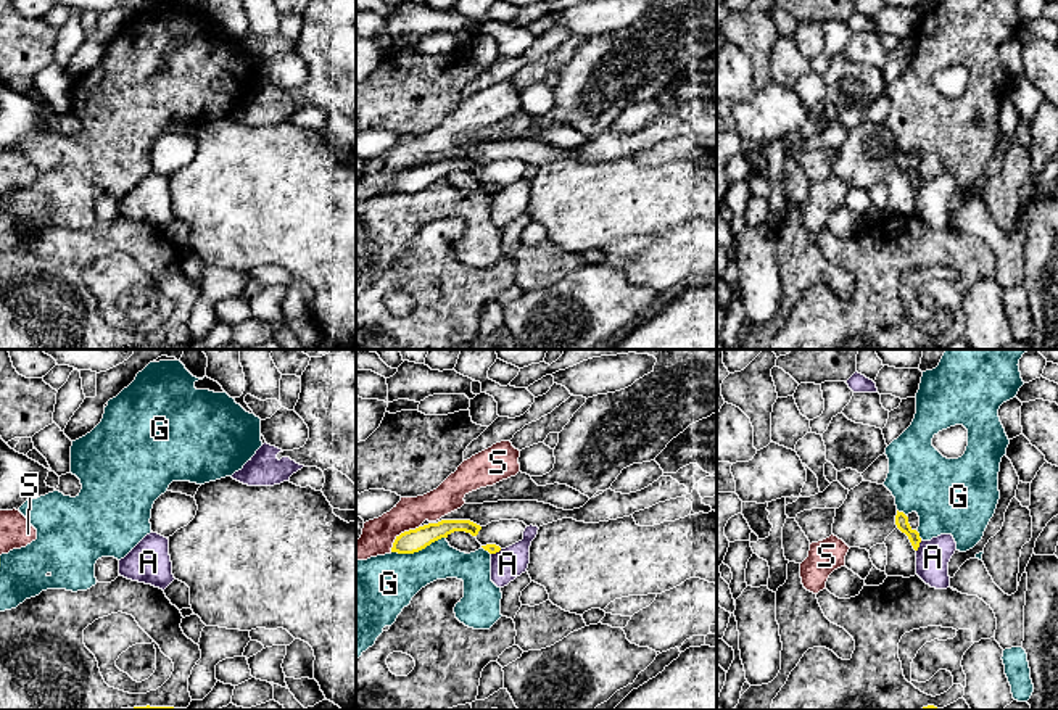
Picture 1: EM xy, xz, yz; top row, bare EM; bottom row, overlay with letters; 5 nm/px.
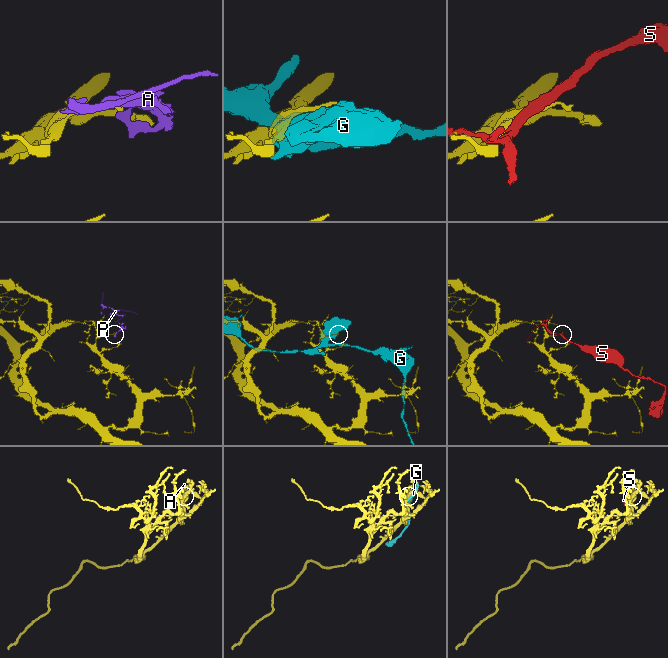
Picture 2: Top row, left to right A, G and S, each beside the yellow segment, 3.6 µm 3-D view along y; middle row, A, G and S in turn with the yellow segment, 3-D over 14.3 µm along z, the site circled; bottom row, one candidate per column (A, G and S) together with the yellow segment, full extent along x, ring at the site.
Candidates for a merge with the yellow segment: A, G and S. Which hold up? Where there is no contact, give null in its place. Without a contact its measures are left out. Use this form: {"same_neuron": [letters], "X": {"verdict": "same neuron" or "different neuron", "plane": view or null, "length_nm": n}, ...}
{"same_neuron": [], "A": {"verdict": "different neuron", "plane": "yz", "length_nm": 70}, "G": {"verdict": "different neuron", "plane": "xz", "length_nm": 280}, "S": {"verdict": "different neuron", "plane": "xz", "length_nm": 200}}

